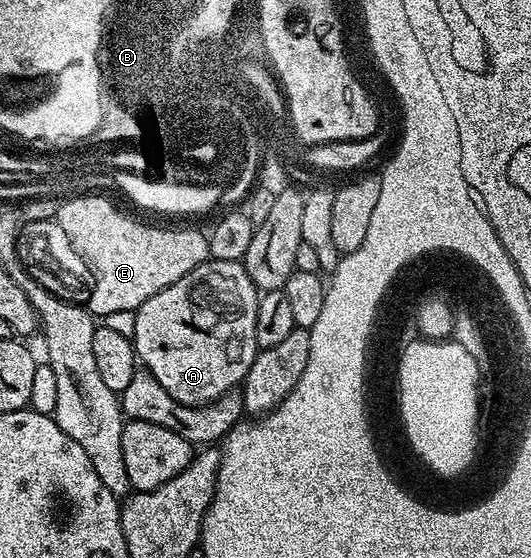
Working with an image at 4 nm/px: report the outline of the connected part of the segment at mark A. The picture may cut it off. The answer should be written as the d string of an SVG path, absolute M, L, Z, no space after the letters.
M243 261L202 262L194 271L182 275L170 287L150 295L146 303L135 310L135 324L132 340L136 347L139 364L149 369L166 387L166 391L179 405L199 407L216 401L224 393L233 392L250 371L258 352L254 339L254 319L258 315L260 293L250 275L244 270Z

